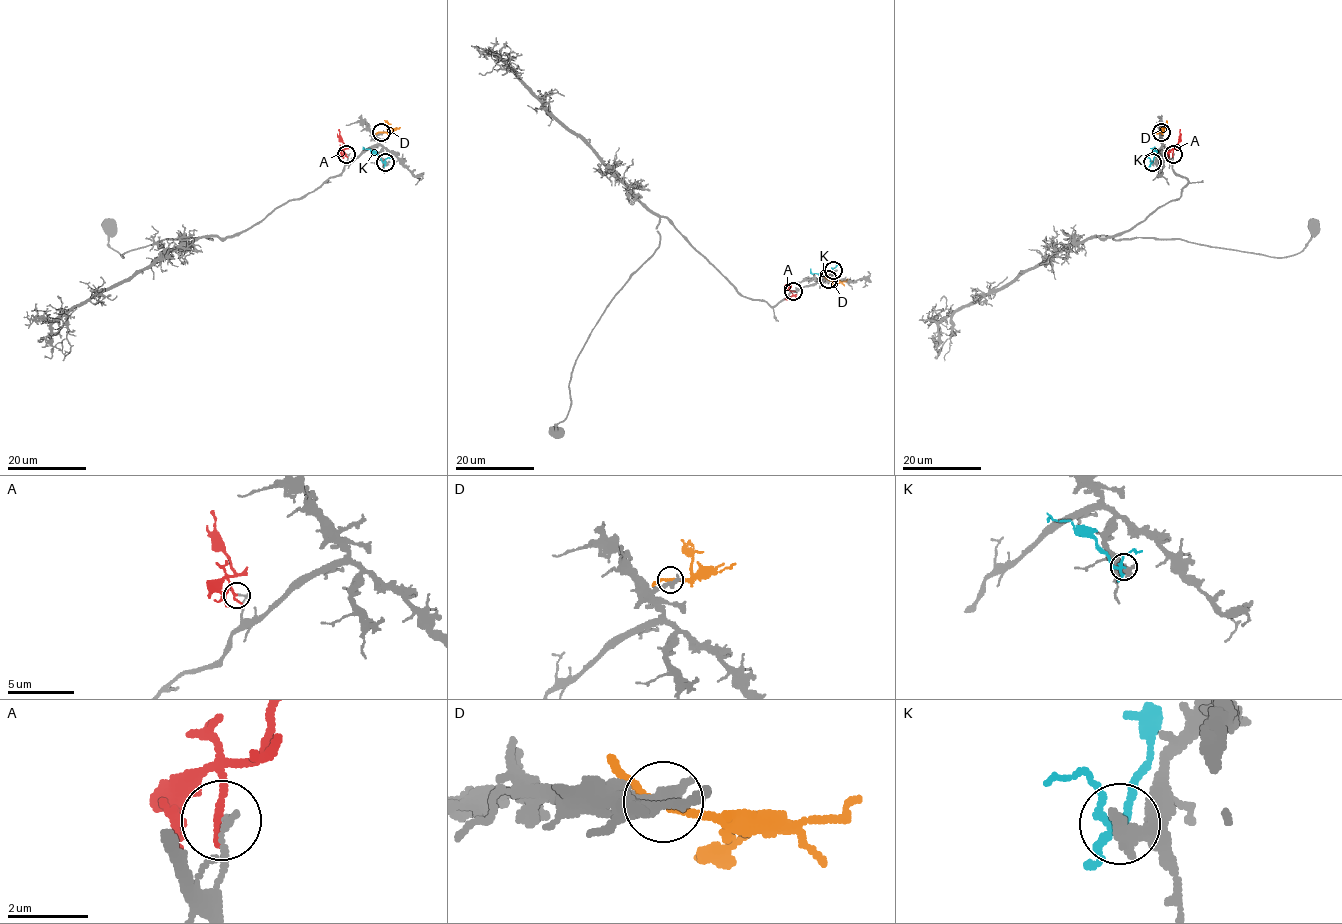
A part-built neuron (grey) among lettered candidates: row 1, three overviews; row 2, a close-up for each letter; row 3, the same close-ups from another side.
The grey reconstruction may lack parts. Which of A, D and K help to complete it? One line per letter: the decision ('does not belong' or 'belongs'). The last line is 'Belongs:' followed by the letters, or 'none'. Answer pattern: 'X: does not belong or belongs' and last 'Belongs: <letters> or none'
A: does not belong
D: does not belong
K: does not belong
Belongs: none

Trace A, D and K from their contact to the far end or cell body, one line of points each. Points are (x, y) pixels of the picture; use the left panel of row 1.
A: (346, 155), (338, 129)
D: (381, 132), (400, 127)
K: (386, 162), (363, 148)

